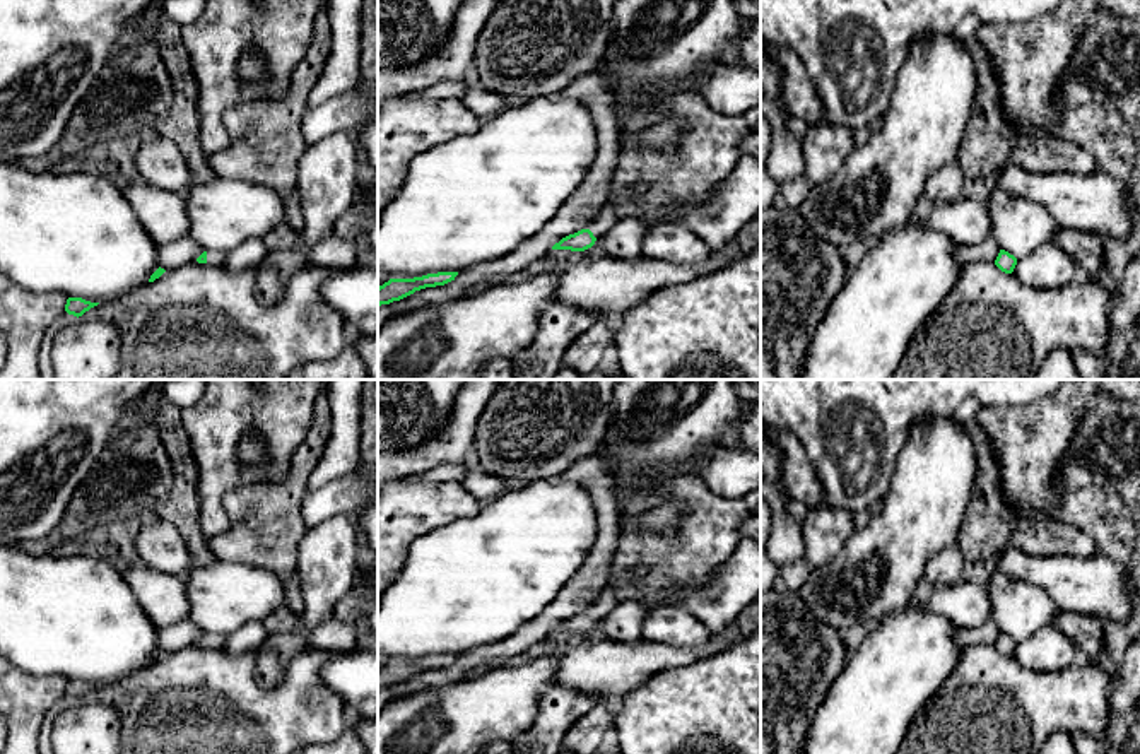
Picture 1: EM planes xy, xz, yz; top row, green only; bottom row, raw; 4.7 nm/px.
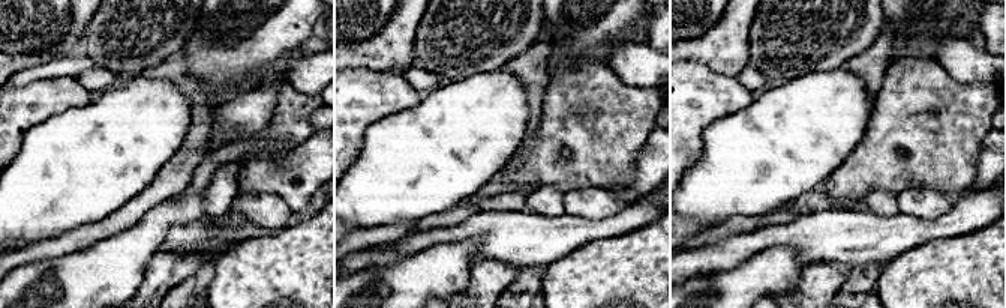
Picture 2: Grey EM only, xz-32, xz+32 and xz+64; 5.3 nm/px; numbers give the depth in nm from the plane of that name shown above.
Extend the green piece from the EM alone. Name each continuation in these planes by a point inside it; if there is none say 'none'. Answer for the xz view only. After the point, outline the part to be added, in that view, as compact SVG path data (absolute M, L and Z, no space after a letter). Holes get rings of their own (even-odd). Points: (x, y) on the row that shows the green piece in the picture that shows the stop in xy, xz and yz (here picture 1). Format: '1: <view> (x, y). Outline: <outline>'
1: xz (602, 223). Outline: M608 203L605 210L602 210L590 224L586 229L593 233L595 238L602 238L610 227L612 222L615 221L615 209L614 203Z

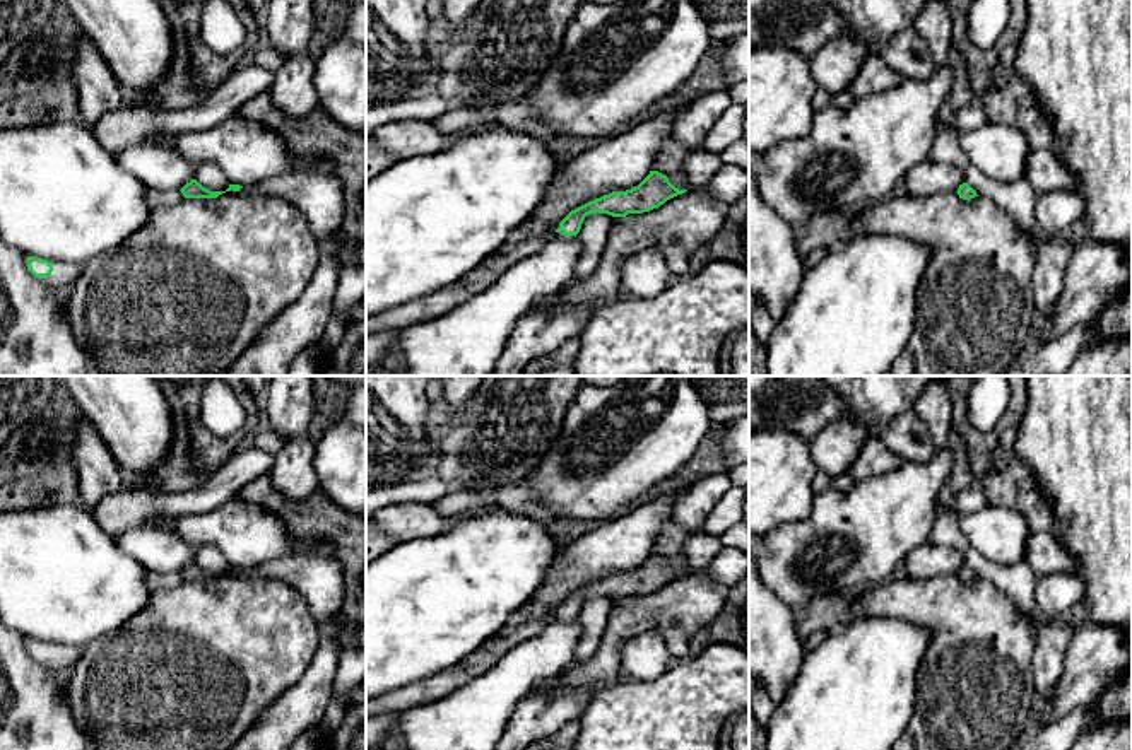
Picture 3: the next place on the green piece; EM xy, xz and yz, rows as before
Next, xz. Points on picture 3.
none

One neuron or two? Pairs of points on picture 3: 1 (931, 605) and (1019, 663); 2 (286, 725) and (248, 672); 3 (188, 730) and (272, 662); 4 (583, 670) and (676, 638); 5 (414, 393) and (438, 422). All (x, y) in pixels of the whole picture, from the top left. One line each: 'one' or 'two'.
1: one
2: two
3: one
4: one
5: two

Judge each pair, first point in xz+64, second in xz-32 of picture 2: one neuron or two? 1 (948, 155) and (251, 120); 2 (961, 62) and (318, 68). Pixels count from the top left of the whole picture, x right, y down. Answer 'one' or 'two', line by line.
1: two
2: one

